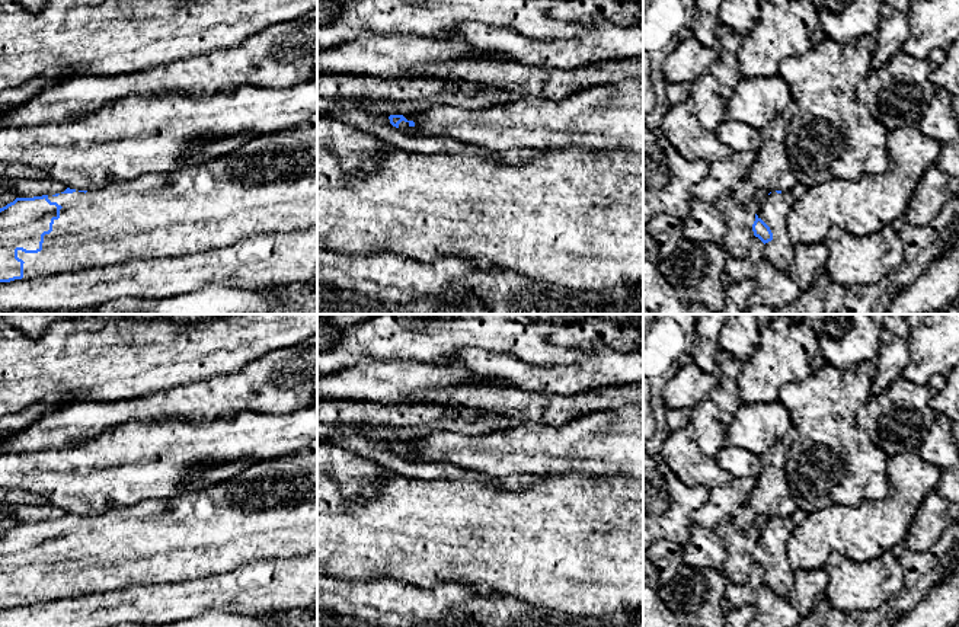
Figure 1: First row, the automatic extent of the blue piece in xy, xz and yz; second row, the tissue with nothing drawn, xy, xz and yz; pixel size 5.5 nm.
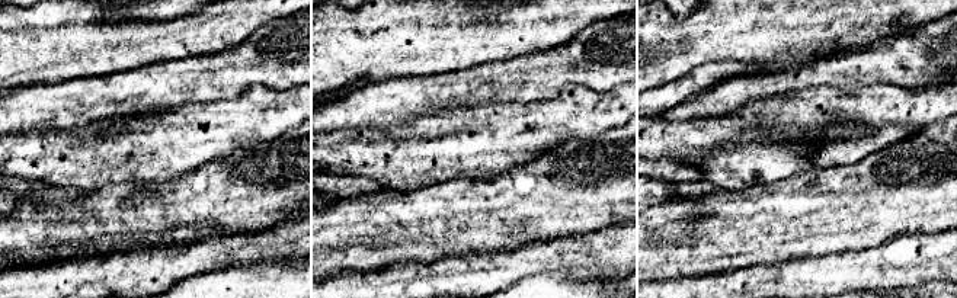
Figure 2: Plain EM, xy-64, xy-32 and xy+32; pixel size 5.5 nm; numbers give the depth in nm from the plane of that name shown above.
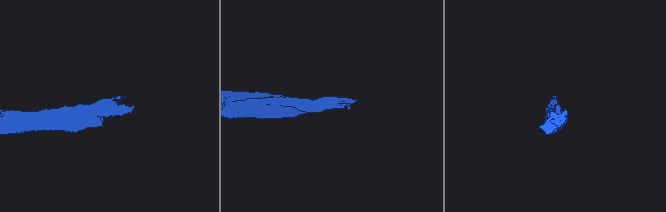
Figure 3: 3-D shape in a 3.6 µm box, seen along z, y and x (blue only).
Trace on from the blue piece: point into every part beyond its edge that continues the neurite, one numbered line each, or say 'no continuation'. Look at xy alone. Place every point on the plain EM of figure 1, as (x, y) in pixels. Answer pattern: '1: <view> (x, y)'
1: xy (269, 509)

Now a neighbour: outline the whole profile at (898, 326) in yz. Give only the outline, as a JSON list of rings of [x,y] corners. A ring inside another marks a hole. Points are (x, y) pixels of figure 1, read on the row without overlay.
[[[885,314],[883,329],[888,329],[894,335],[907,339],[910,335],[910,326],[907,323],[908,314]]]

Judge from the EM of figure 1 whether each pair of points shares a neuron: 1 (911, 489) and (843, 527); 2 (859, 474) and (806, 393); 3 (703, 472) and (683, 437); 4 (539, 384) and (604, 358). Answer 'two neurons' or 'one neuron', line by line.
1: one neuron
2: one neuron
3: one neuron
4: one neuron

